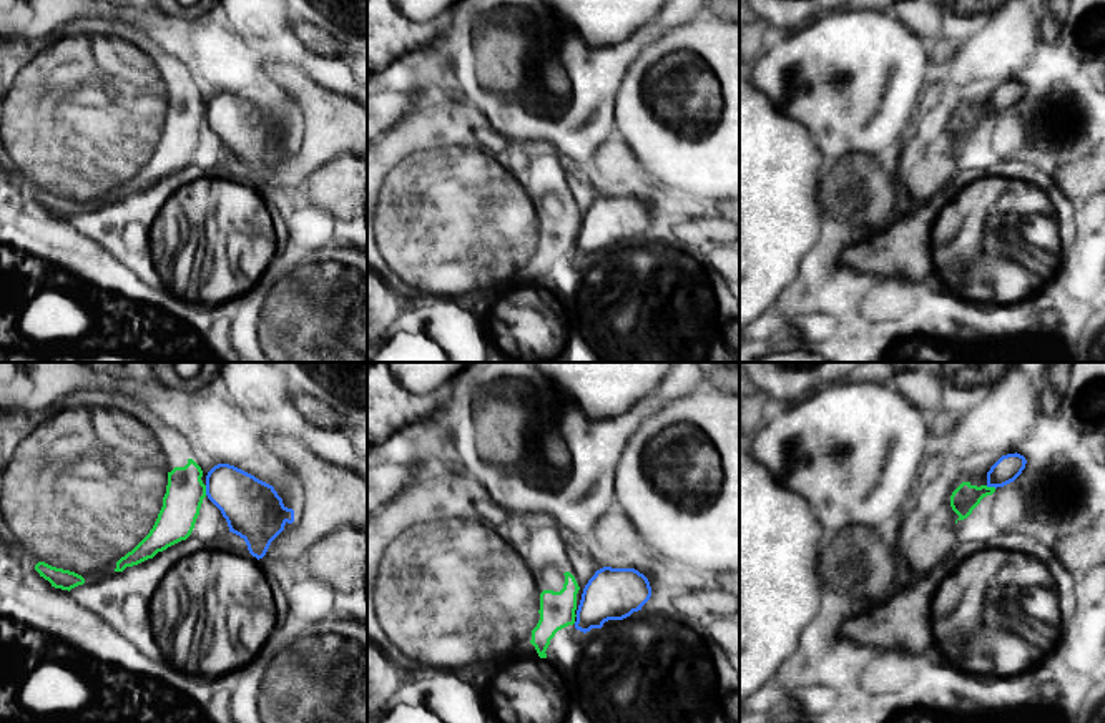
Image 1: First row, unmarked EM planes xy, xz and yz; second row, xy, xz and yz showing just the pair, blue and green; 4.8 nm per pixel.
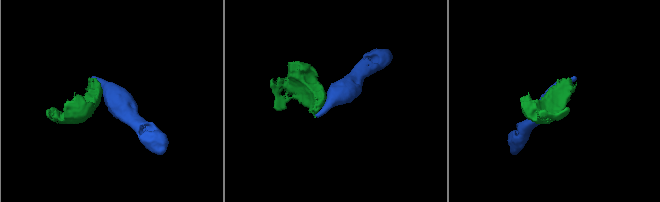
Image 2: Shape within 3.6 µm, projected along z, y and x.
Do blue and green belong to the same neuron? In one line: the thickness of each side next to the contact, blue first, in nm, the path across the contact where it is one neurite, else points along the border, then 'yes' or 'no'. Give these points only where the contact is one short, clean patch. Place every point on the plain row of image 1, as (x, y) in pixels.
280 nm thick on the blue side, 190 nm on the other; border along xy (205, 113), (206, 122); no

